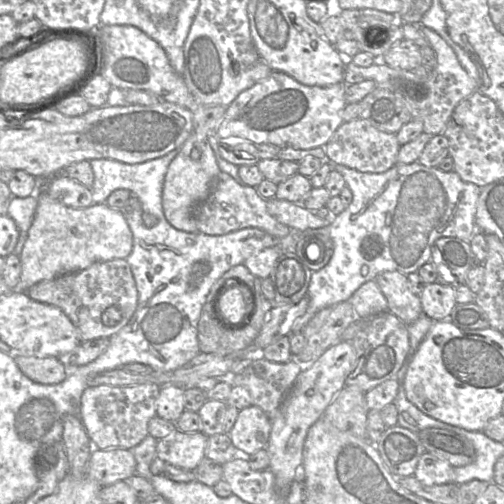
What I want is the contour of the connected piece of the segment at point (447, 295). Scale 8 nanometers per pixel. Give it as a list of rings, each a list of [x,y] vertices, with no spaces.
[[[438,283],[426,284],[420,302],[422,313],[433,321],[448,320],[457,304],[456,290]]]

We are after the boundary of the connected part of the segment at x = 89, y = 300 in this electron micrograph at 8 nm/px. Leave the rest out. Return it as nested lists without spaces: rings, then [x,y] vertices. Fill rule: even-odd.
[[[126,259],[93,263],[80,272],[41,281],[26,293],[35,301],[61,309],[77,328],[81,341],[110,338],[128,323],[138,304],[138,290]]]

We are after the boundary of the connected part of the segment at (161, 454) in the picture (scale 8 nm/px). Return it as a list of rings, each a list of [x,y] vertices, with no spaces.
[[[177,428],[177,430],[169,436],[158,440],[156,457],[170,465],[193,471],[198,467],[202,459],[205,458],[207,440],[208,436],[203,432],[186,433]]]

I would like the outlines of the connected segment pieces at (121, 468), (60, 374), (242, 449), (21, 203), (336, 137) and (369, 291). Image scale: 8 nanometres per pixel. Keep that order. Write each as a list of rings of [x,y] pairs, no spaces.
[[[94,449],[90,455],[86,475],[102,487],[124,481],[136,474],[136,460],[130,449]]]
[[[15,355],[14,360],[20,370],[34,382],[52,385],[61,383],[66,378],[64,359]]]
[[[251,405],[239,410],[229,436],[239,455],[250,456],[266,449],[270,433],[270,418],[261,408]]]
[[[32,194],[24,198],[12,196],[8,200],[8,209],[6,214],[15,221],[19,229],[19,239],[12,253],[18,257],[23,250],[23,246],[28,236],[28,231],[34,219],[37,205],[37,194]]]
[[[362,118],[343,122],[324,146],[327,160],[361,172],[371,173],[385,172],[398,163],[400,147],[397,133],[381,131]]]
[[[375,280],[364,283],[349,299],[356,318],[368,319],[388,310],[387,300]]]

